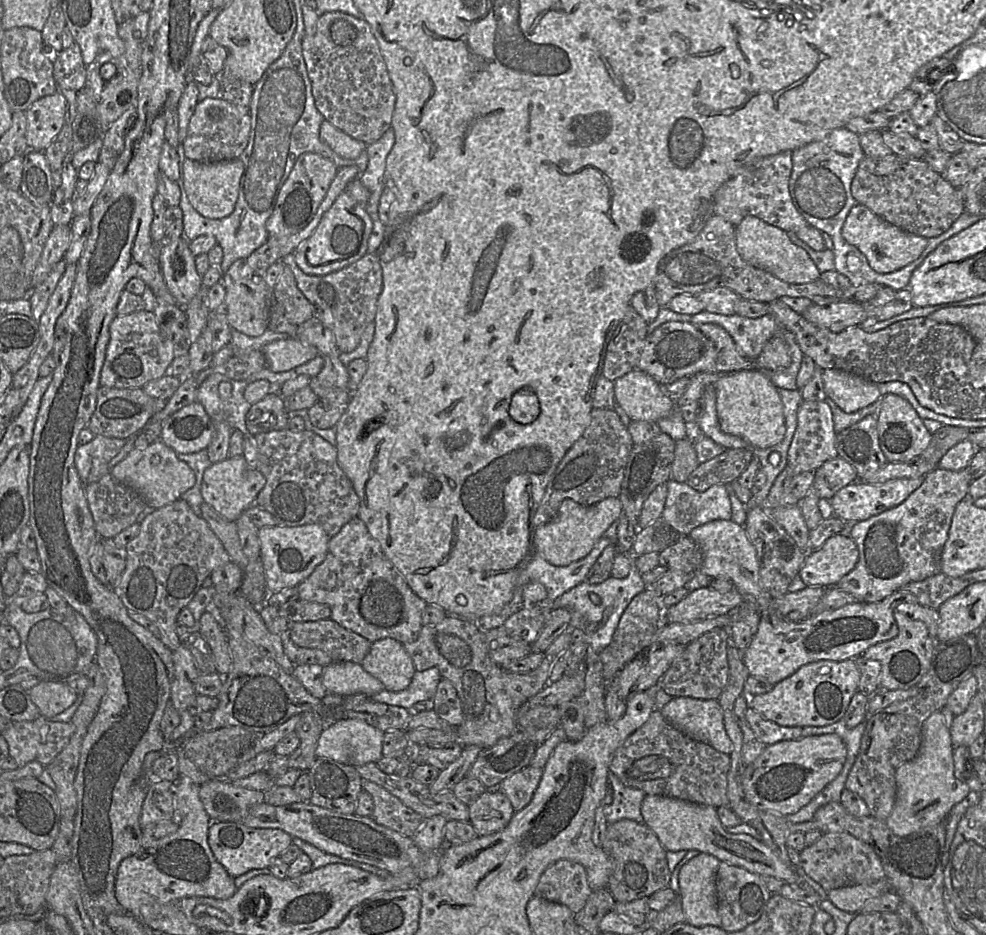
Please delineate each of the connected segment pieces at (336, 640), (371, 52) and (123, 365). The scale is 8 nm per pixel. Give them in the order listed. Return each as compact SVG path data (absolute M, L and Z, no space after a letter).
M330 618L290 623L290 638L301 648L322 650L333 662L361 664L372 645L366 638Z
M332 11L322 13L319 15L317 20L315 33L312 36L305 34L302 40L302 55L311 82L315 106L322 114L323 118L344 133L358 141L365 143L366 145L371 145L379 140L383 133L386 132L391 126L396 96L379 44L371 30L370 25L363 18L357 18L345 12Z
M135 311L116 316L109 327L109 343L100 373L100 386L109 388L142 388L150 381L168 374L177 348L160 330L153 311Z

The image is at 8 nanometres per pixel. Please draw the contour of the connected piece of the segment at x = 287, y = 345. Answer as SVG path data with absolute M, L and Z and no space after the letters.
M295 337L273 341L262 350L267 368L273 372L291 370L319 356L315 346L303 343Z

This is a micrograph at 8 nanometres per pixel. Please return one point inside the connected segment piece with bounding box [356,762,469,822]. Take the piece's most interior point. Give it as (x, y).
(417, 796)

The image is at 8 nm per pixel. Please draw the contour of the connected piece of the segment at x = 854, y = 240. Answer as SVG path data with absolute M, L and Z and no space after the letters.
M860 204L851 208L843 224L841 235L865 255L870 267L878 273L891 273L910 264L920 256L928 242L927 238L892 225Z

